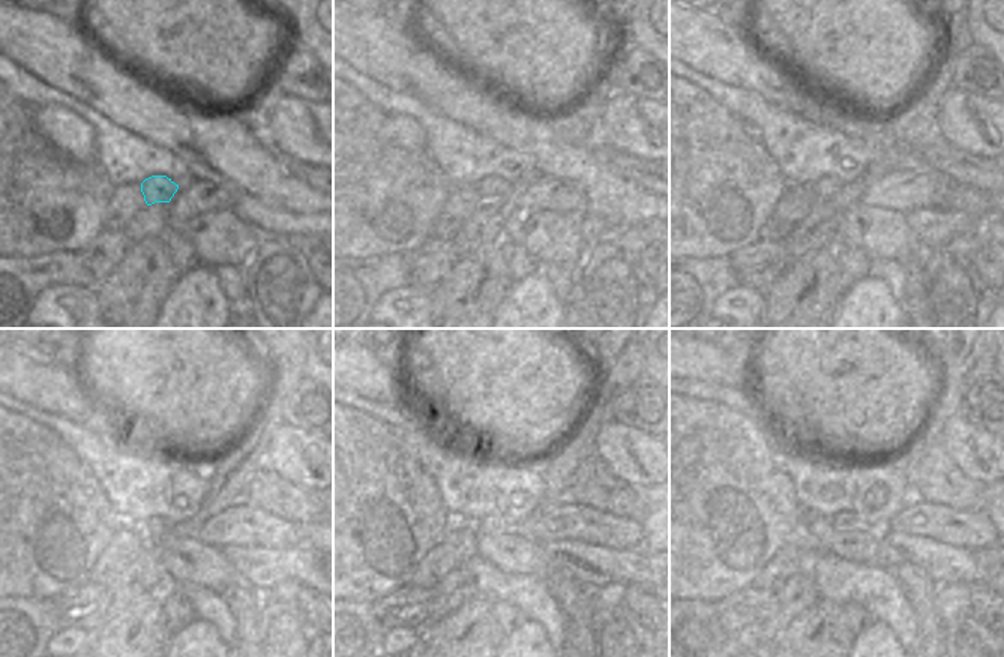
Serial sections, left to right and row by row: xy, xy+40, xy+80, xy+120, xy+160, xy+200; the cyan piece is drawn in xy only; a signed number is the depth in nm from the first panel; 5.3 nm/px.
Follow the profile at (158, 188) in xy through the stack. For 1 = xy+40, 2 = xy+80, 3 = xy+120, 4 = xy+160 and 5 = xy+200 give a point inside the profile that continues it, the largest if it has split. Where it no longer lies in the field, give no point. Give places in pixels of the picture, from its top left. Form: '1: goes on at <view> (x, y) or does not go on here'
1: goes on at xy+40 (492, 186)
2: goes on at xy+80 (826, 188)
3: goes on at xy+120 (155, 528)
4: goes on at xy+160 (489, 525)
5: goes on at xy+200 (838, 519)

